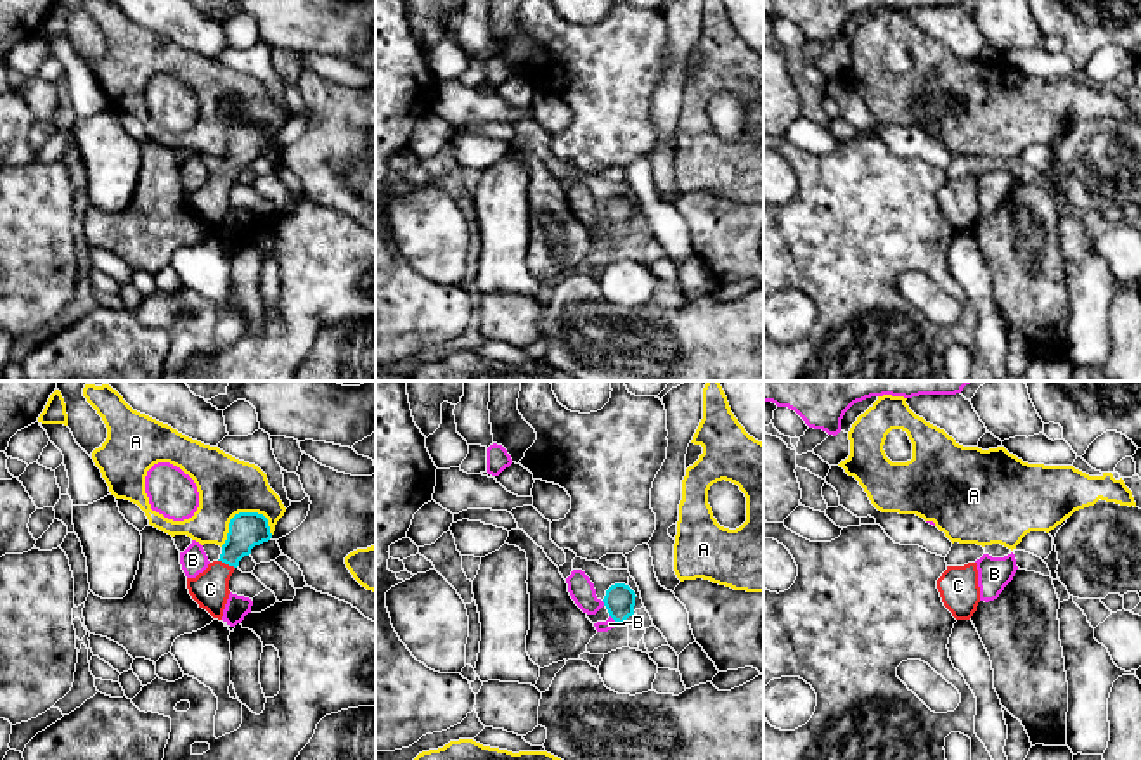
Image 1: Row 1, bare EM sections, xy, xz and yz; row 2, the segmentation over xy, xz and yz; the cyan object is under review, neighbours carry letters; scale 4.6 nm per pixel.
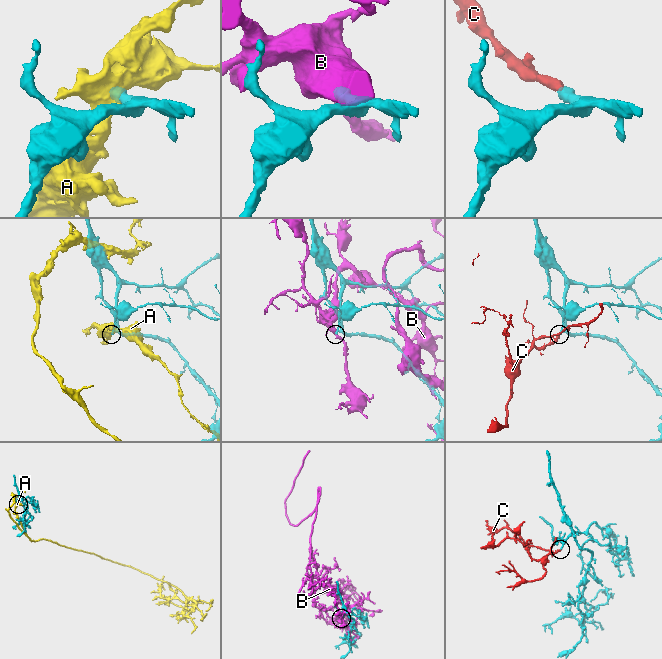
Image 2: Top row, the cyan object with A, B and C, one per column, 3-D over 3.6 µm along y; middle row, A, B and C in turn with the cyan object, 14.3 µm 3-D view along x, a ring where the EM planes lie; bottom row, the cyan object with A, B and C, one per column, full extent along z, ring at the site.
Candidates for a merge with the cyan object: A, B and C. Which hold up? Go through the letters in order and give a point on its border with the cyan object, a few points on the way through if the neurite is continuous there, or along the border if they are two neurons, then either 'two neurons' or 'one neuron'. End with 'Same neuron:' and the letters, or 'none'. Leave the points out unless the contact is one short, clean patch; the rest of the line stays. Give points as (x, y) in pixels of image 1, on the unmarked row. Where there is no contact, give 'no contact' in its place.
A: xy (236, 127) | two neurons
B: xz (615, 232) | two neurons
C: xy (227, 175) | across xy (246, 142), (227, 175), (210, 201) | one neuron
Same neuron: C

